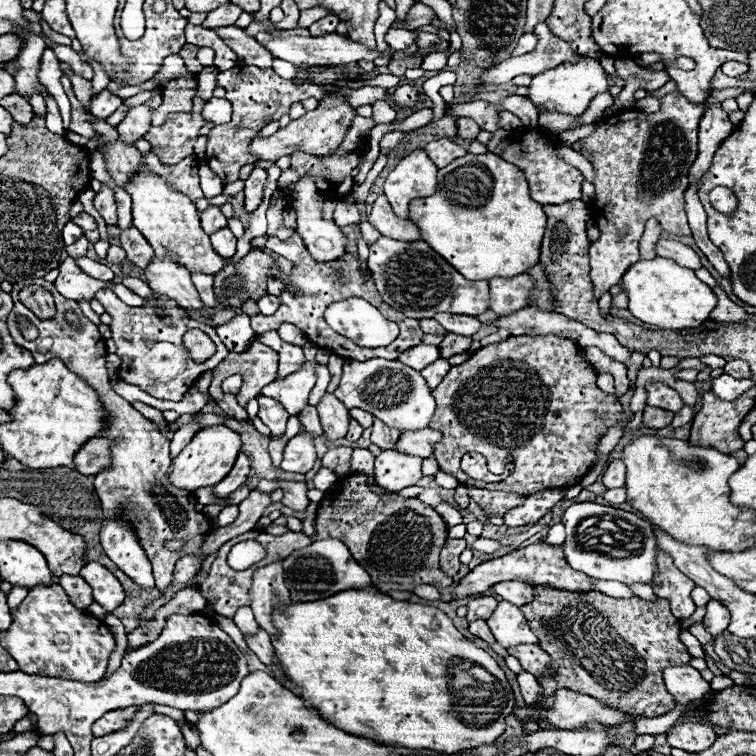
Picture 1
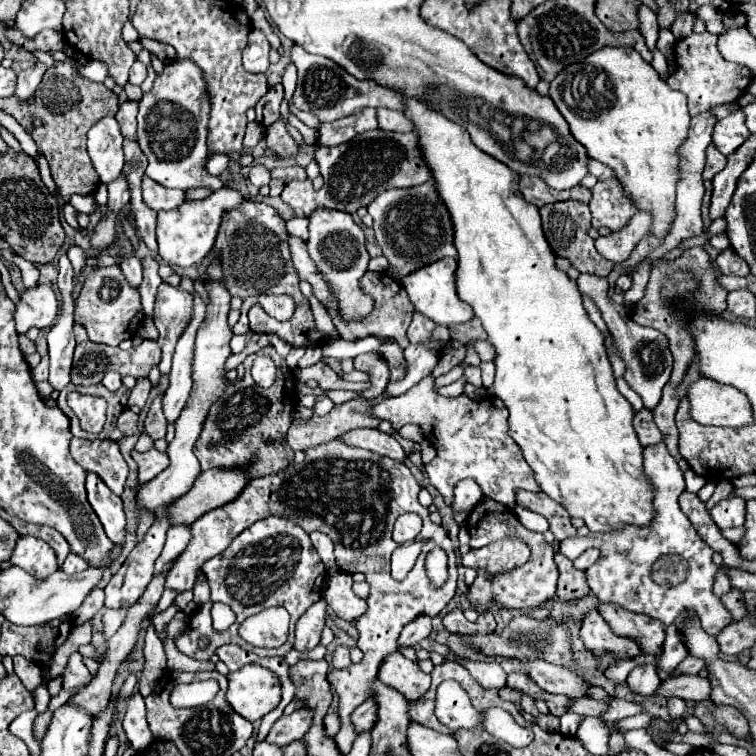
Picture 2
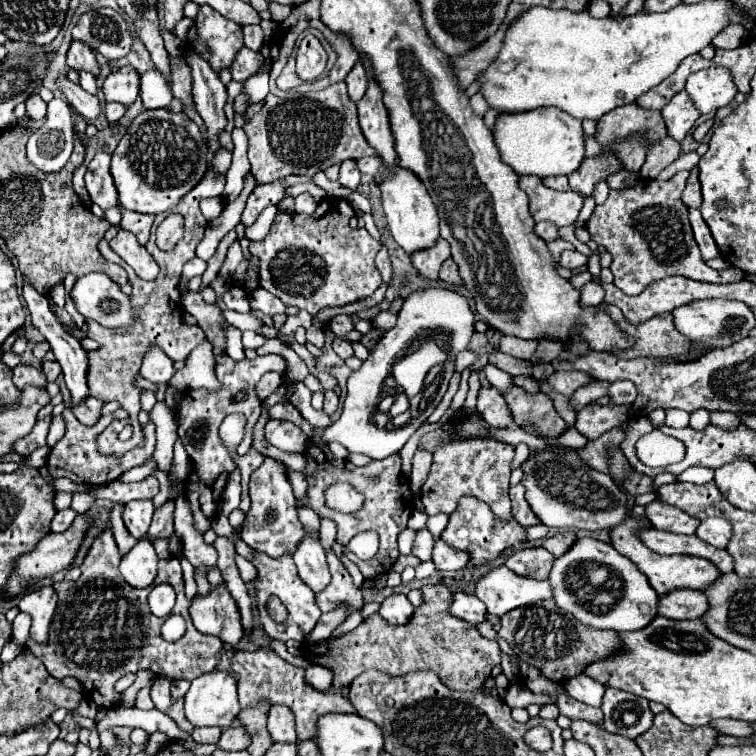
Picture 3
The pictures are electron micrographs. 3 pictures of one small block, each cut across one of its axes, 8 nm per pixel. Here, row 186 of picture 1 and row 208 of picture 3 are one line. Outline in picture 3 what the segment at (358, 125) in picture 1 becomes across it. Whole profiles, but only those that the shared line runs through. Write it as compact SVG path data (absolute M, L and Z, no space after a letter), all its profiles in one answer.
M336 198L322 200L312 216L278 212L266 238L262 242L250 242L250 254L260 260L260 286L278 296L286 306L296 306L310 312L312 316L328 306L346 306L374 294L382 286L382 276L374 266L374 258L382 244L372 238L366 228L352 230L348 224L352 216L352 206L346 200Z

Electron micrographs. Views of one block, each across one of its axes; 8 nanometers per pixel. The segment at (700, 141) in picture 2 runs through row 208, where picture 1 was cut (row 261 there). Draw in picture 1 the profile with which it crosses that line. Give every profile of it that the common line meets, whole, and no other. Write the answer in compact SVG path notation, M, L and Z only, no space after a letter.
M660 238L658 244L656 244L656 256L660 256L660 258L672 258L678 264L682 264L684 268L690 268L690 270L702 268L698 254L692 248L688 248L686 244L680 244L676 240L662 240Z

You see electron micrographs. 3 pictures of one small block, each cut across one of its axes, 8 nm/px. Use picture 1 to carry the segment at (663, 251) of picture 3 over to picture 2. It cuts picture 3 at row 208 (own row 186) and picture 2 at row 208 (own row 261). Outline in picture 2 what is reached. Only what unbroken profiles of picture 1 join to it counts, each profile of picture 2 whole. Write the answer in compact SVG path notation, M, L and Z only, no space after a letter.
M614 178L598 182L592 188L592 200L588 206L592 210L592 226L606 226L612 232L622 230L636 212L634 200L630 200L630 196L622 192L618 180Z

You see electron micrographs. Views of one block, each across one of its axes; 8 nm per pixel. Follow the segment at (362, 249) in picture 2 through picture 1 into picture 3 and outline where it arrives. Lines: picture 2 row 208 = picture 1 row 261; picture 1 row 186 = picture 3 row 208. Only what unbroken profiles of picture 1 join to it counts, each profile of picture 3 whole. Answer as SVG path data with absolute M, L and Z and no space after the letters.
M300 194L298 198L296 198L296 212L302 212L302 214L308 214L308 216L312 216L314 214L314 210L316 210L316 200L310 196L310 194Z

